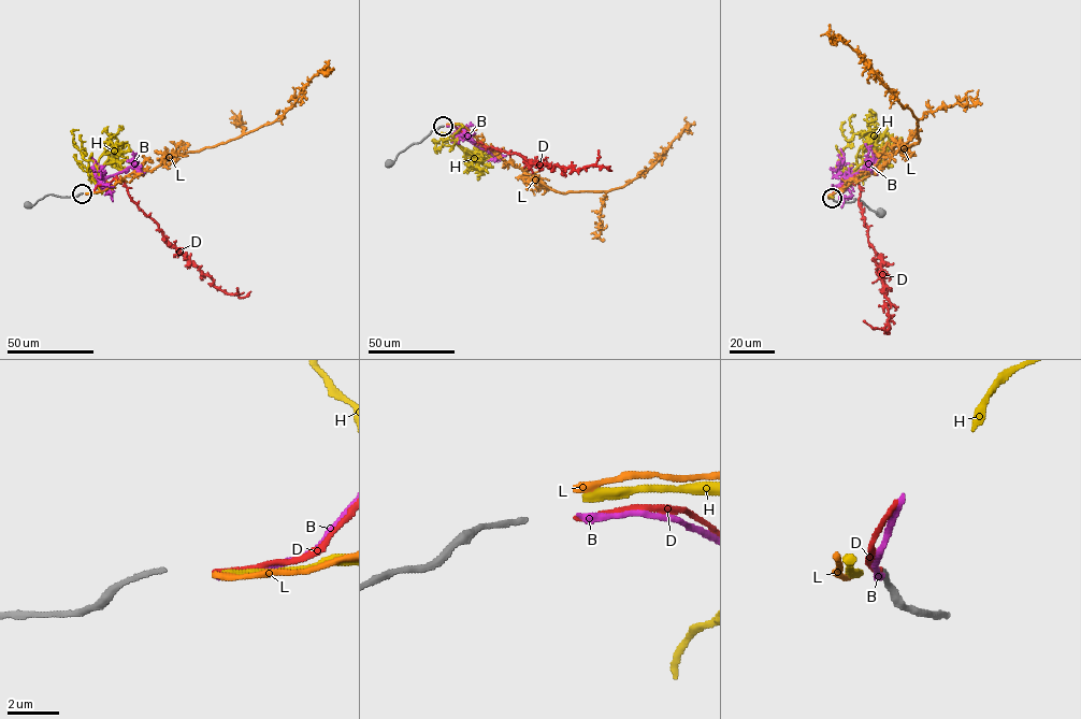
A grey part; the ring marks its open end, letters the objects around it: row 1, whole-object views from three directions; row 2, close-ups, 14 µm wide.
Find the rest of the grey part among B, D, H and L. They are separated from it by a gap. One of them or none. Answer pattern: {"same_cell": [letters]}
{"same_cell": []}

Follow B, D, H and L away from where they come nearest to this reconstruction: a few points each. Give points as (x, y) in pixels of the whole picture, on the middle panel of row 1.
B: (446, 126), (455, 126), (496, 157)
D: (446, 126), (455, 126), (488, 147), (519, 154), (529, 164), (545, 163), (564, 170), (588, 166), (611, 170)
H: (447, 125), (463, 126), (453, 138), (447, 133), (440, 141), (432, 140), (440, 143)
L: (446, 124), (463, 125), (529, 177), (565, 192), (607, 191), (627, 185), (649, 169), (690, 124), (686, 117)

